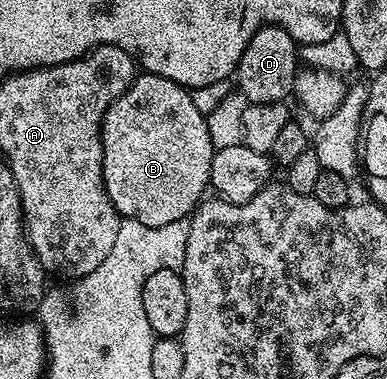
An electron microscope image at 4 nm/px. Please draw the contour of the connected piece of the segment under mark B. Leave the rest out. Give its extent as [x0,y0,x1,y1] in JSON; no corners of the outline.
[101,72,215,226]

